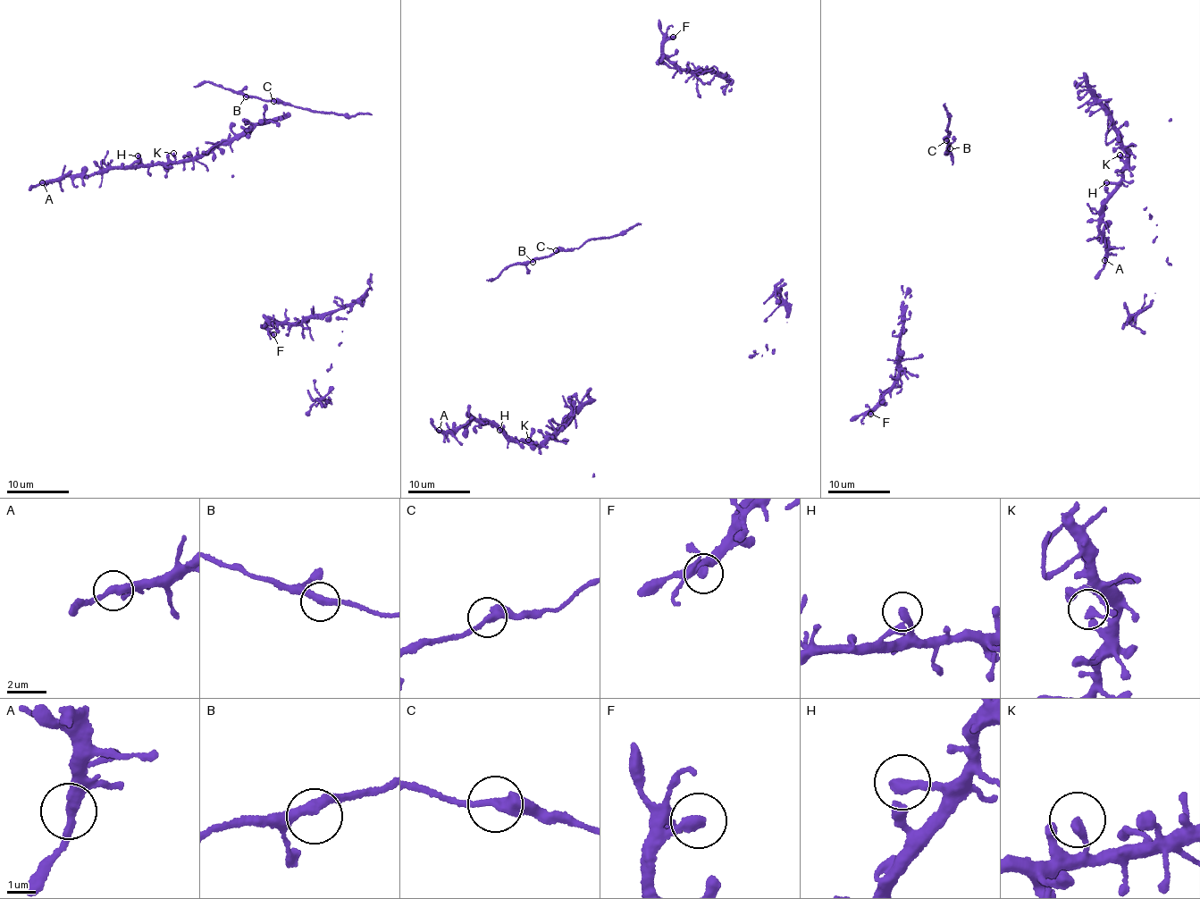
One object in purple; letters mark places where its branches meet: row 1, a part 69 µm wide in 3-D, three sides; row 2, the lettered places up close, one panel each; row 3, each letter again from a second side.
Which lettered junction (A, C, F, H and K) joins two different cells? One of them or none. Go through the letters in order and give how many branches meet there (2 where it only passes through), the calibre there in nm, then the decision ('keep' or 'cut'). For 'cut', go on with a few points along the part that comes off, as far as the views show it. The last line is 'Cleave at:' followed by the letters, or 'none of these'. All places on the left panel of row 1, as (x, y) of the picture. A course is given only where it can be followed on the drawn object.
A: 2 | 340 nm | keep
C: 2 | 380 nm | keep
F: 1 | 420 nm | keep
H: 1 | 440 nm | keep
K: 1 | 360 nm | keep
Cleave at: none of these

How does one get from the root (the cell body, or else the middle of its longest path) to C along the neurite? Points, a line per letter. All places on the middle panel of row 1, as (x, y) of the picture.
C: (539, 259), (556, 250)

